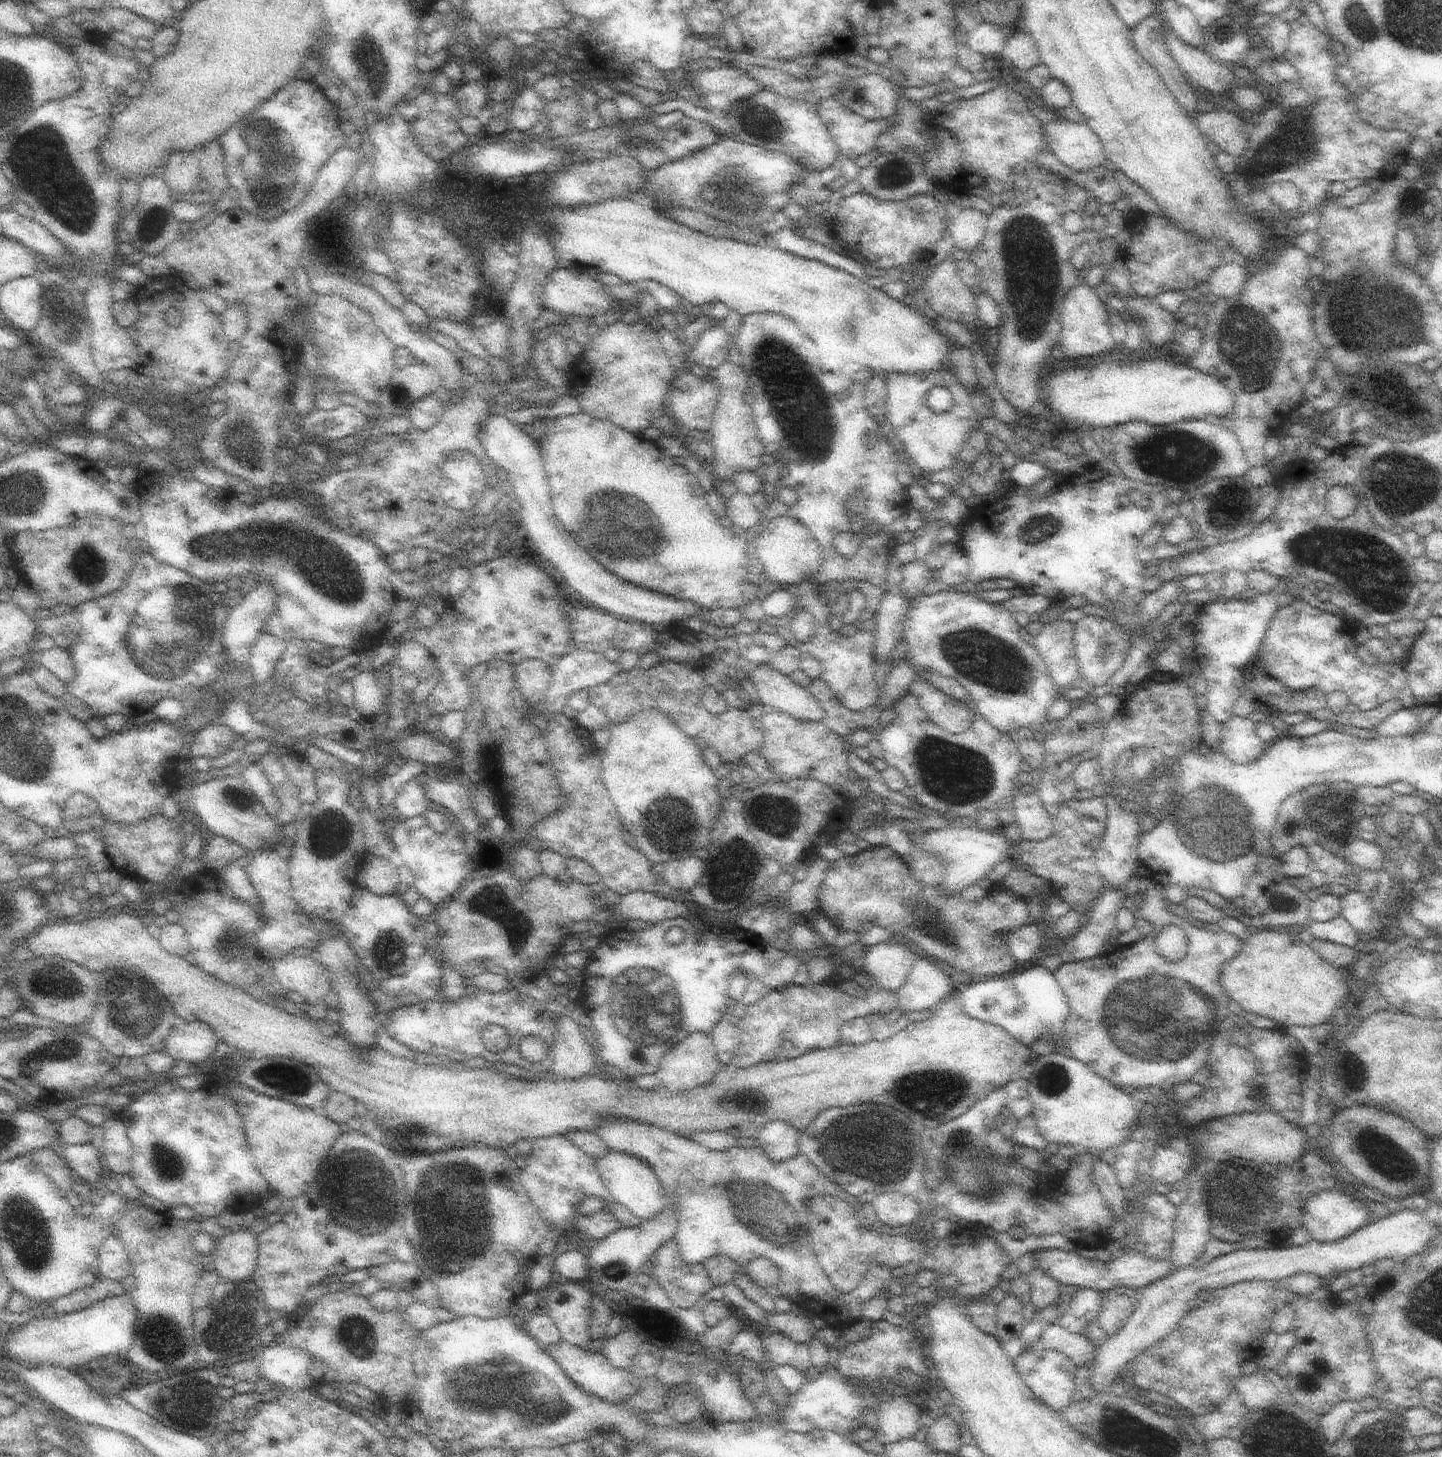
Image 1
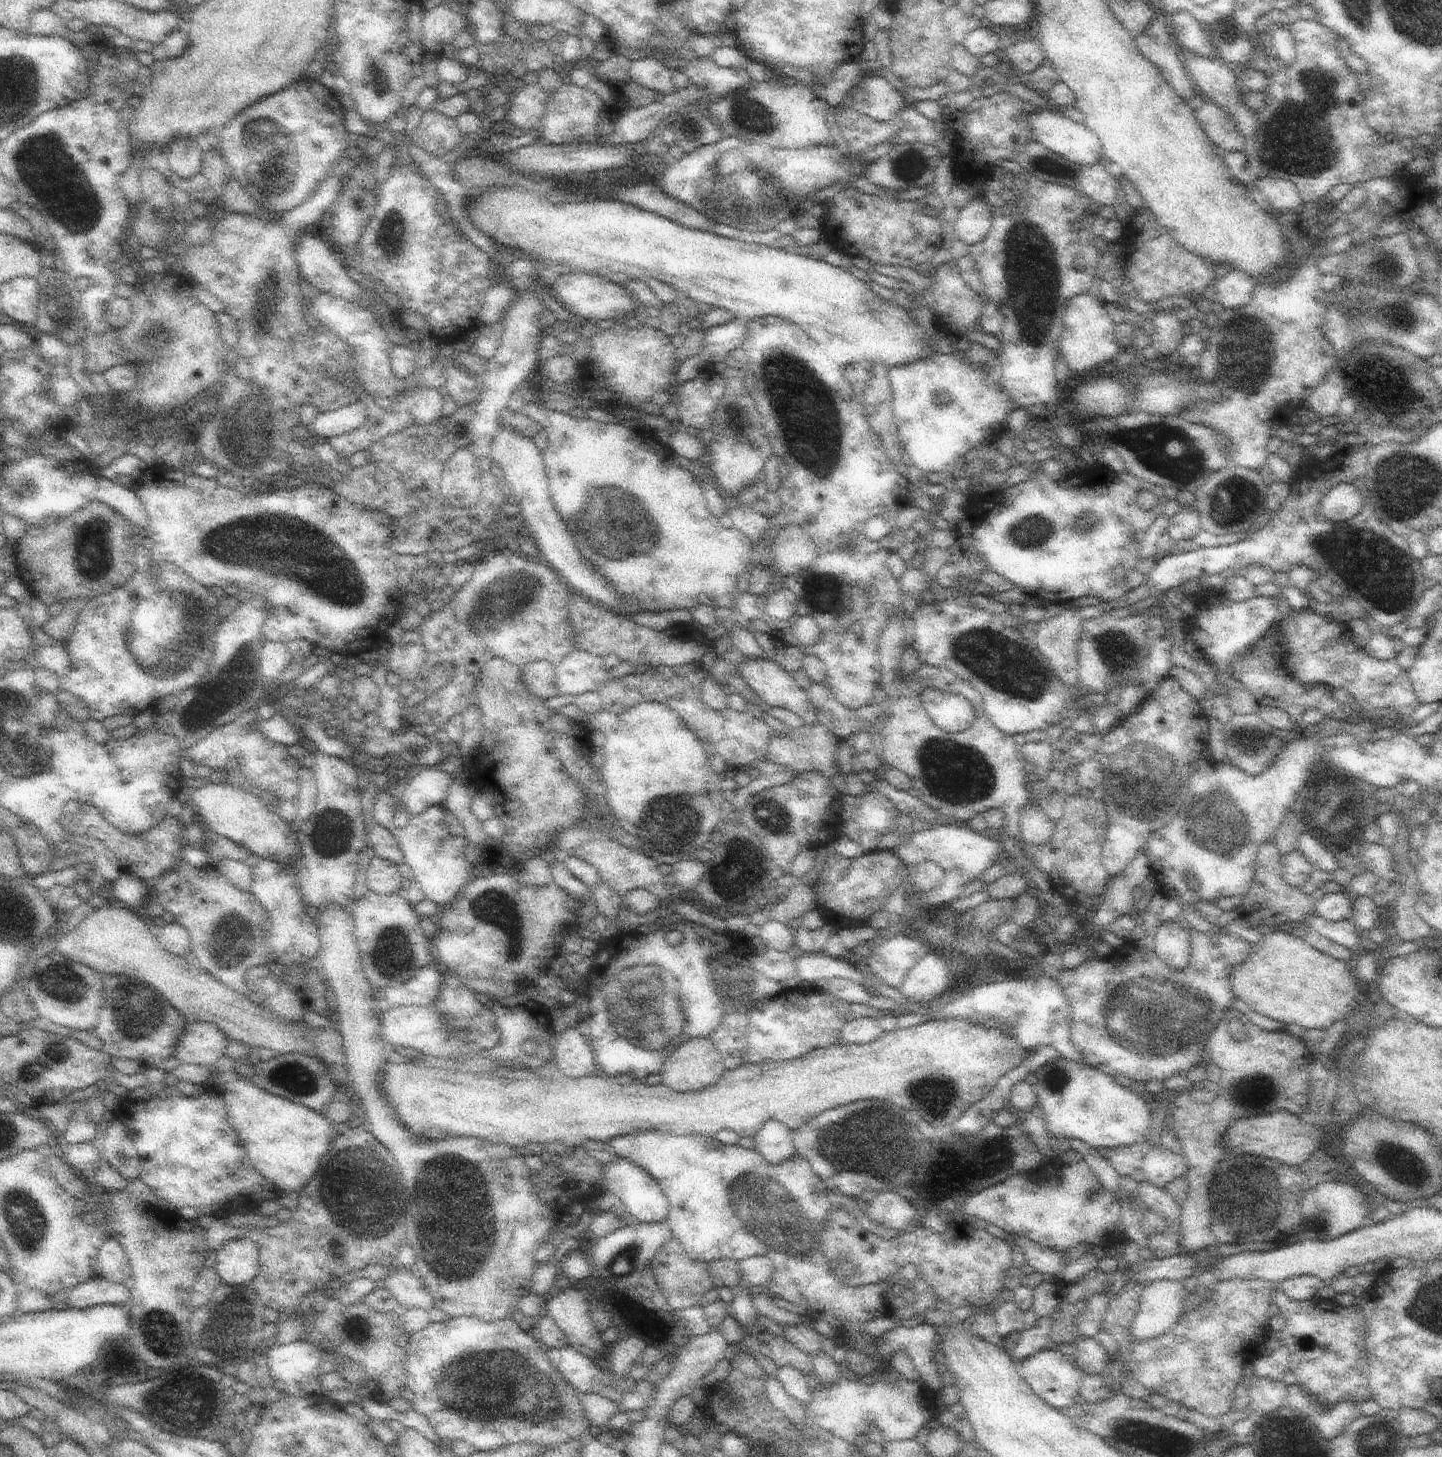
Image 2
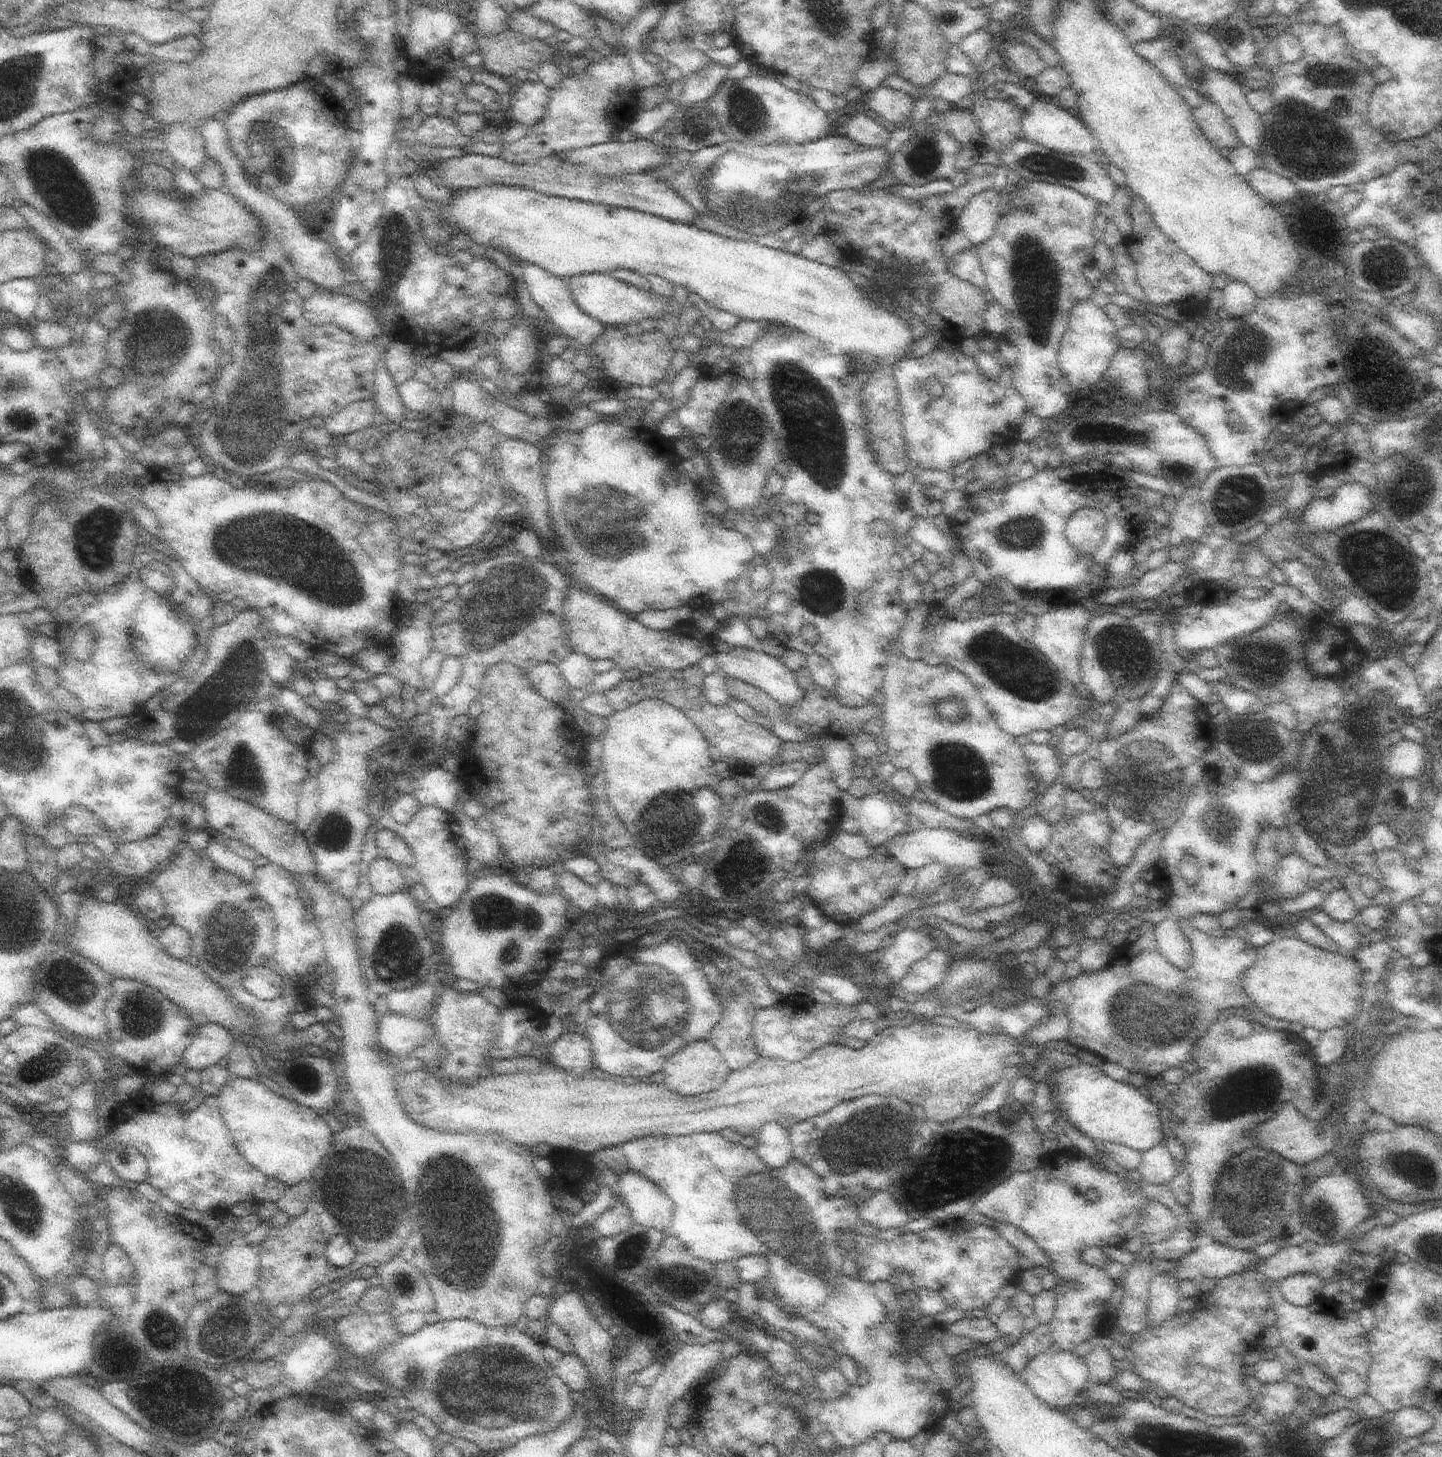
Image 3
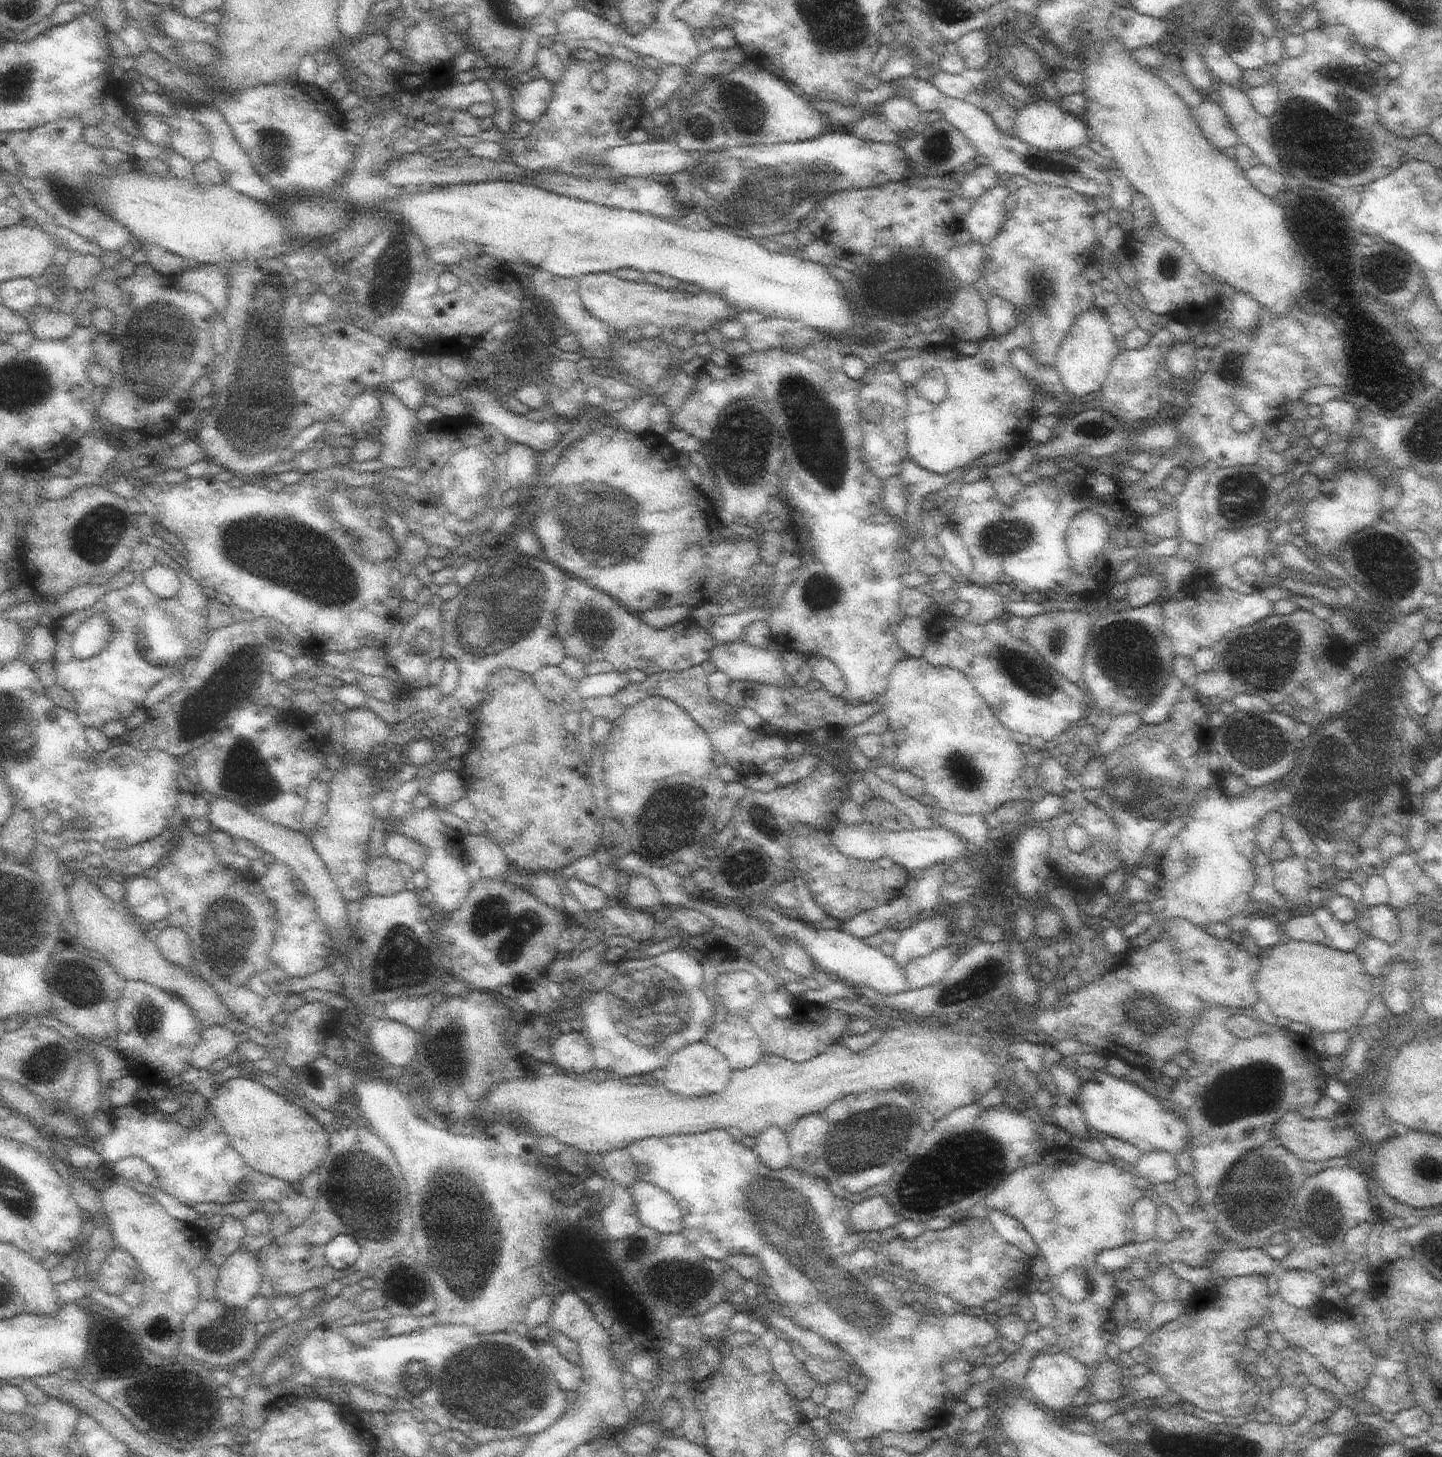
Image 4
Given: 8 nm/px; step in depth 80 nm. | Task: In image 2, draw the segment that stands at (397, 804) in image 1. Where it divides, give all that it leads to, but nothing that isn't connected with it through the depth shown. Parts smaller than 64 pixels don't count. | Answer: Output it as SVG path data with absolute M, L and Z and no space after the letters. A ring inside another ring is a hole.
M437 767L418 769L406 784L402 795L397 798L411 812L411 816L422 814L432 805L442 805L445 802L454 777Z

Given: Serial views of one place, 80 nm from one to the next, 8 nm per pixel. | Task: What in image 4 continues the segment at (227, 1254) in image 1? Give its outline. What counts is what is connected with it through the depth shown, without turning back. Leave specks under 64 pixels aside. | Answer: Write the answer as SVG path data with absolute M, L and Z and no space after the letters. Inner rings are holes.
M235 1250L219 1267L215 1299L228 1309L246 1311L264 1280L255 1252Z

